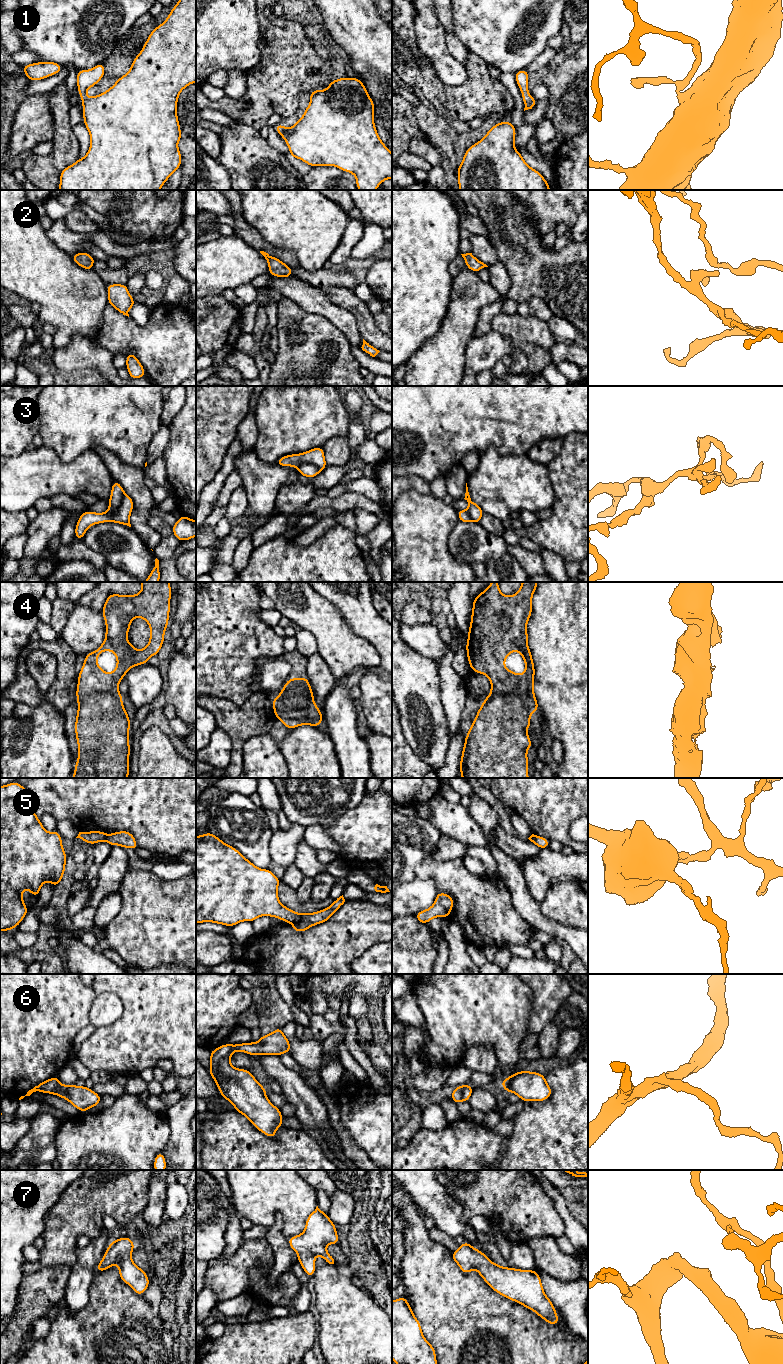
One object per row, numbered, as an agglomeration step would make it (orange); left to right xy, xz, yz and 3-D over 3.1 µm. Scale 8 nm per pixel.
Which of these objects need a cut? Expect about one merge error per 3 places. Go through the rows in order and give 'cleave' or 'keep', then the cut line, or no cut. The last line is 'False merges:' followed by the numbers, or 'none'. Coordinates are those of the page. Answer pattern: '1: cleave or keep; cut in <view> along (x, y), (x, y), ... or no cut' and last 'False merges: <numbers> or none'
1: keep; no cut
2: keep; no cut
3: cleave; cut in xy along (124, 492), (117, 509), (111, 514), (107, 513)
4: keep; no cut
5: cleave; cut in xz along (303, 914), (293, 924)
6: keep; no cut
7: keep; no cut
False merges: 3, 5

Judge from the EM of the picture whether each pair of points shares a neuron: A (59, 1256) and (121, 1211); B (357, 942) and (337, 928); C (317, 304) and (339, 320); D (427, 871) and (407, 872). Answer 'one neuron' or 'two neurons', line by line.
A: one neuron
B: one neuron
C: one neuron
D: two neurons

